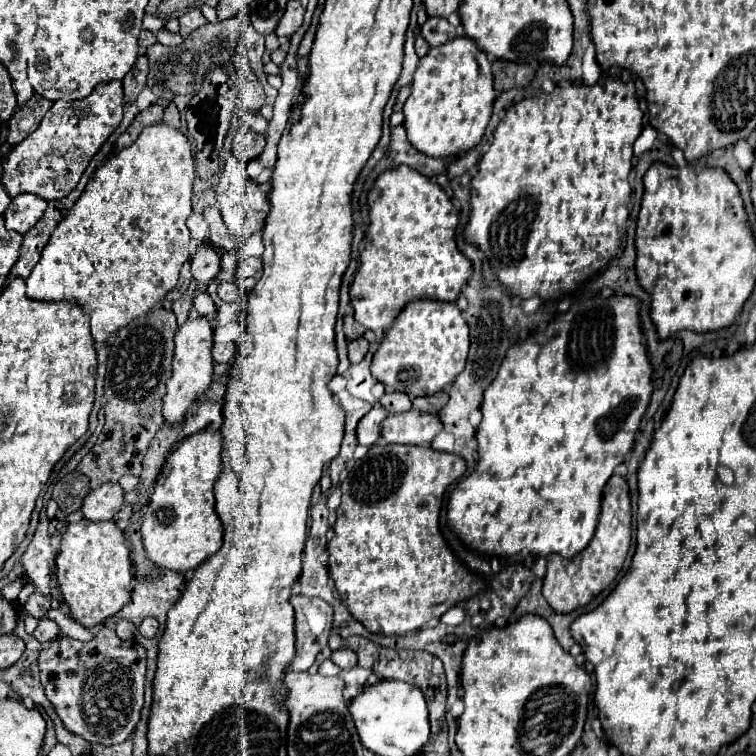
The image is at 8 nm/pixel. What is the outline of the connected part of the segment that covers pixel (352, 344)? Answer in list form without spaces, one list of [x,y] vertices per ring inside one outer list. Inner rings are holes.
[[[364,337],[348,341],[348,359],[350,363],[360,363],[368,351],[368,341]]]

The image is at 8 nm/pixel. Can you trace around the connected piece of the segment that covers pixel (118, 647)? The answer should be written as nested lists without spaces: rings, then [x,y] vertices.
[[[98,627],[90,641],[54,637],[38,657],[40,681],[64,727],[92,743],[124,743],[140,721],[146,683],[146,649],[134,639],[120,639],[114,629]]]

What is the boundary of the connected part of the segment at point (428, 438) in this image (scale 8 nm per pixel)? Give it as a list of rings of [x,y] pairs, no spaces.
[[[416,409],[400,415],[390,415],[390,419],[384,419],[382,423],[382,437],[386,443],[430,445],[440,431],[442,423],[436,415],[418,413]]]

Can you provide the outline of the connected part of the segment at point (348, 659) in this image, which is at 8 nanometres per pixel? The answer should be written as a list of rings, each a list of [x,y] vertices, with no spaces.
[[[344,647],[344,649],[338,649],[332,653],[332,661],[340,667],[340,669],[352,669],[358,665],[358,657],[352,649]]]

